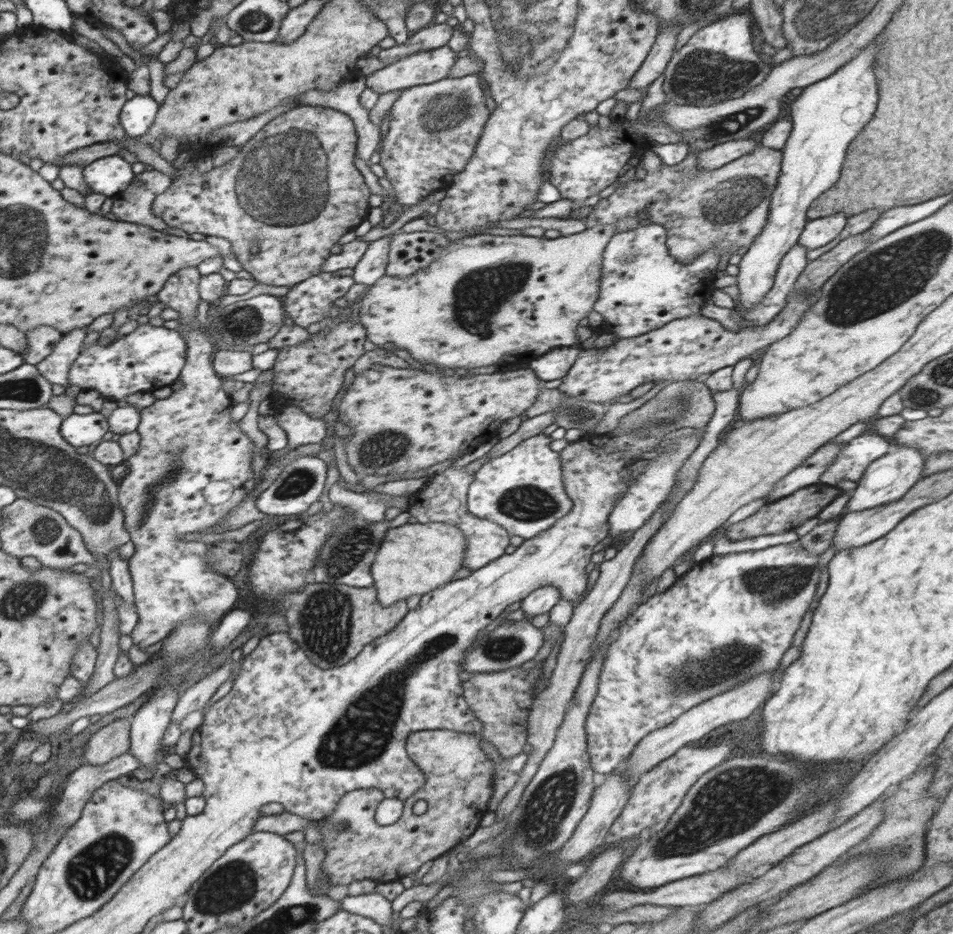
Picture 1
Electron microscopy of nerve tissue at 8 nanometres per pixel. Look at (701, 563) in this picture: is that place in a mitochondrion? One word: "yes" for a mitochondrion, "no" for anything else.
no

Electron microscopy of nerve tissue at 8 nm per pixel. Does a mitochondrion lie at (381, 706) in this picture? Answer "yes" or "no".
yes

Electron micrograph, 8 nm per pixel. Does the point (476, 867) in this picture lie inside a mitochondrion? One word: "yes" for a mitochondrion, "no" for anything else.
yes

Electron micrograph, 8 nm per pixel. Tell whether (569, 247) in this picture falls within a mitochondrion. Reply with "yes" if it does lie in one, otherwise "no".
no

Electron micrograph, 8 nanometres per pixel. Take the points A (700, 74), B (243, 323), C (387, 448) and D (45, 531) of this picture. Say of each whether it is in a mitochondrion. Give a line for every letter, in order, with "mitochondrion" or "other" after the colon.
A: mitochondrion
B: mitochondrion
C: mitochondrion
D: mitochondrion

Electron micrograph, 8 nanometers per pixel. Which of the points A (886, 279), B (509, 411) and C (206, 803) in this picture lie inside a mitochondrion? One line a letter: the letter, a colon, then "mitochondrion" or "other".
A: mitochondrion
B: other
C: other

